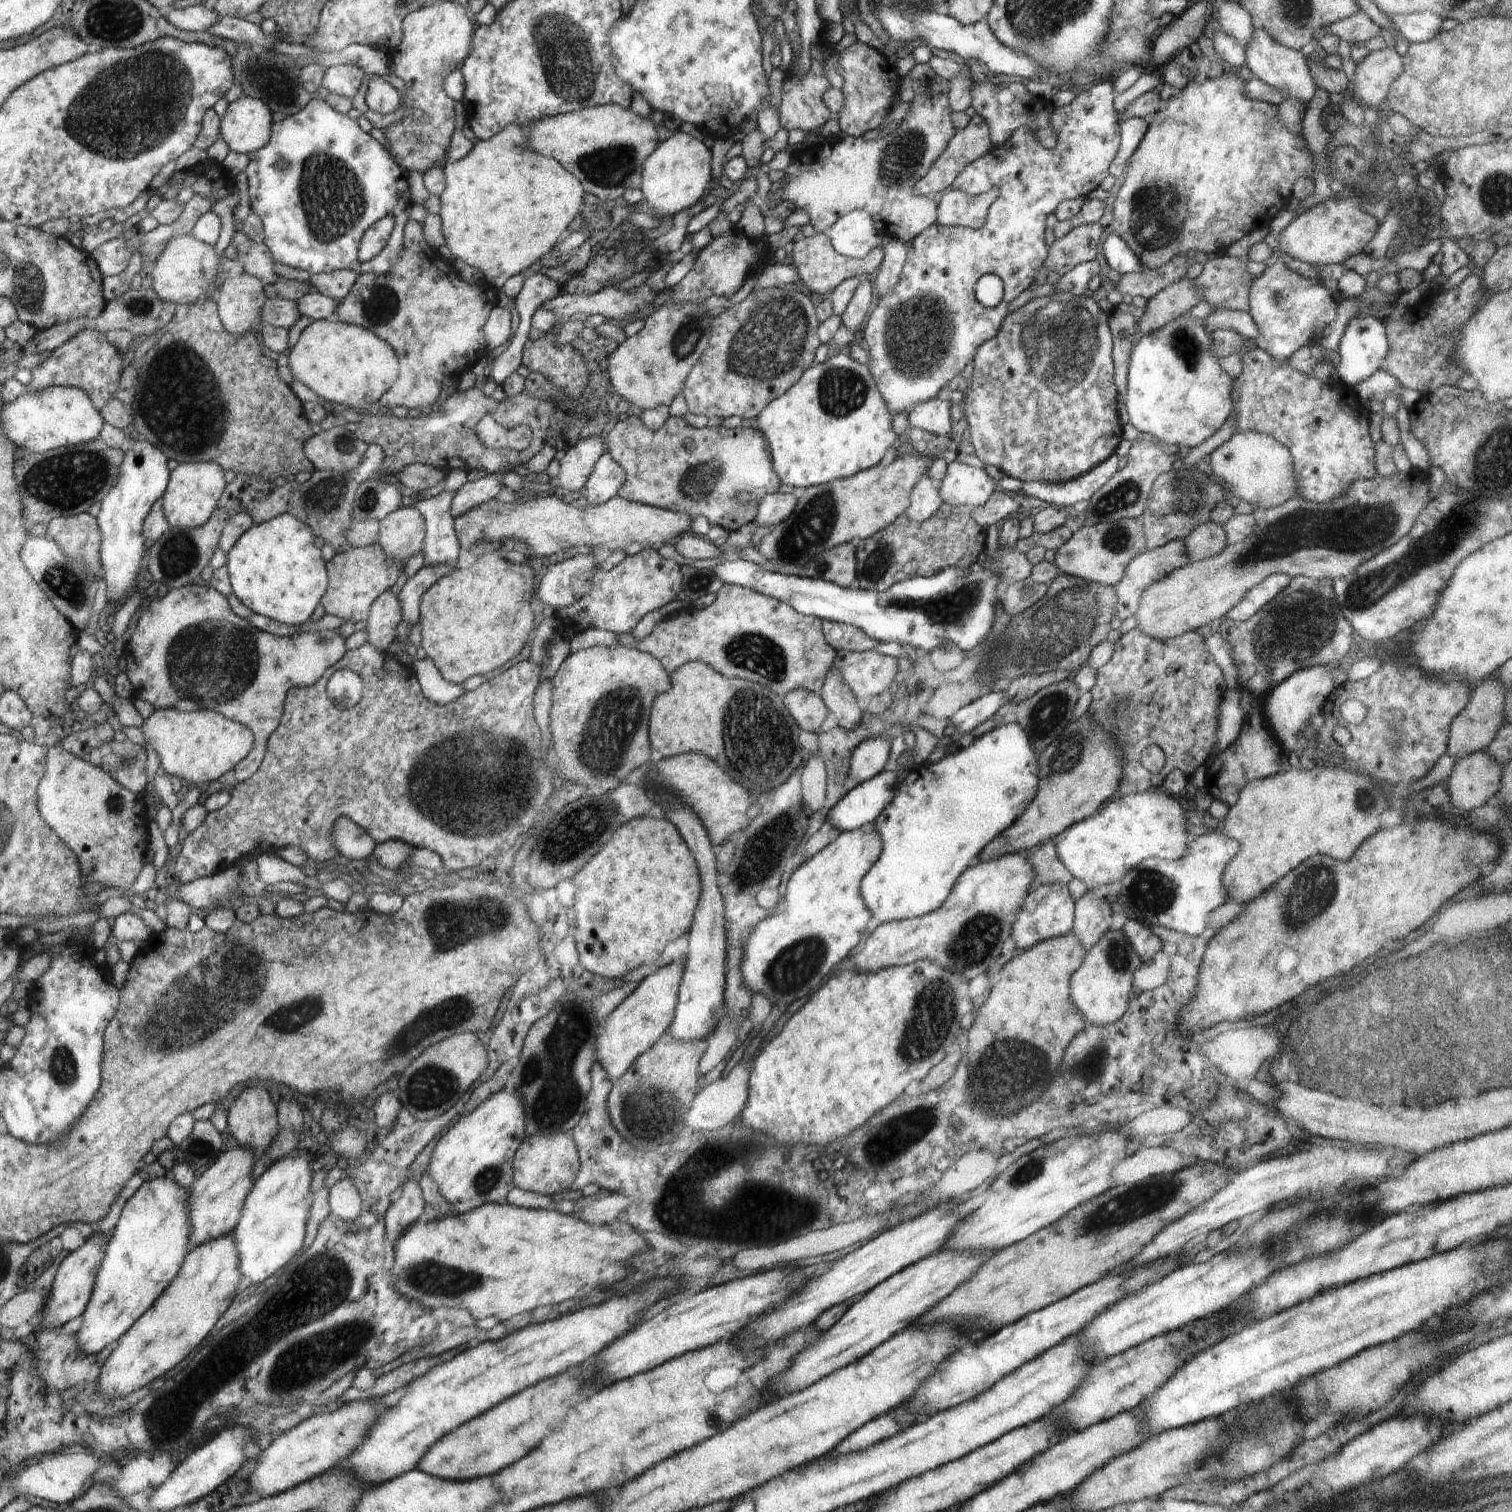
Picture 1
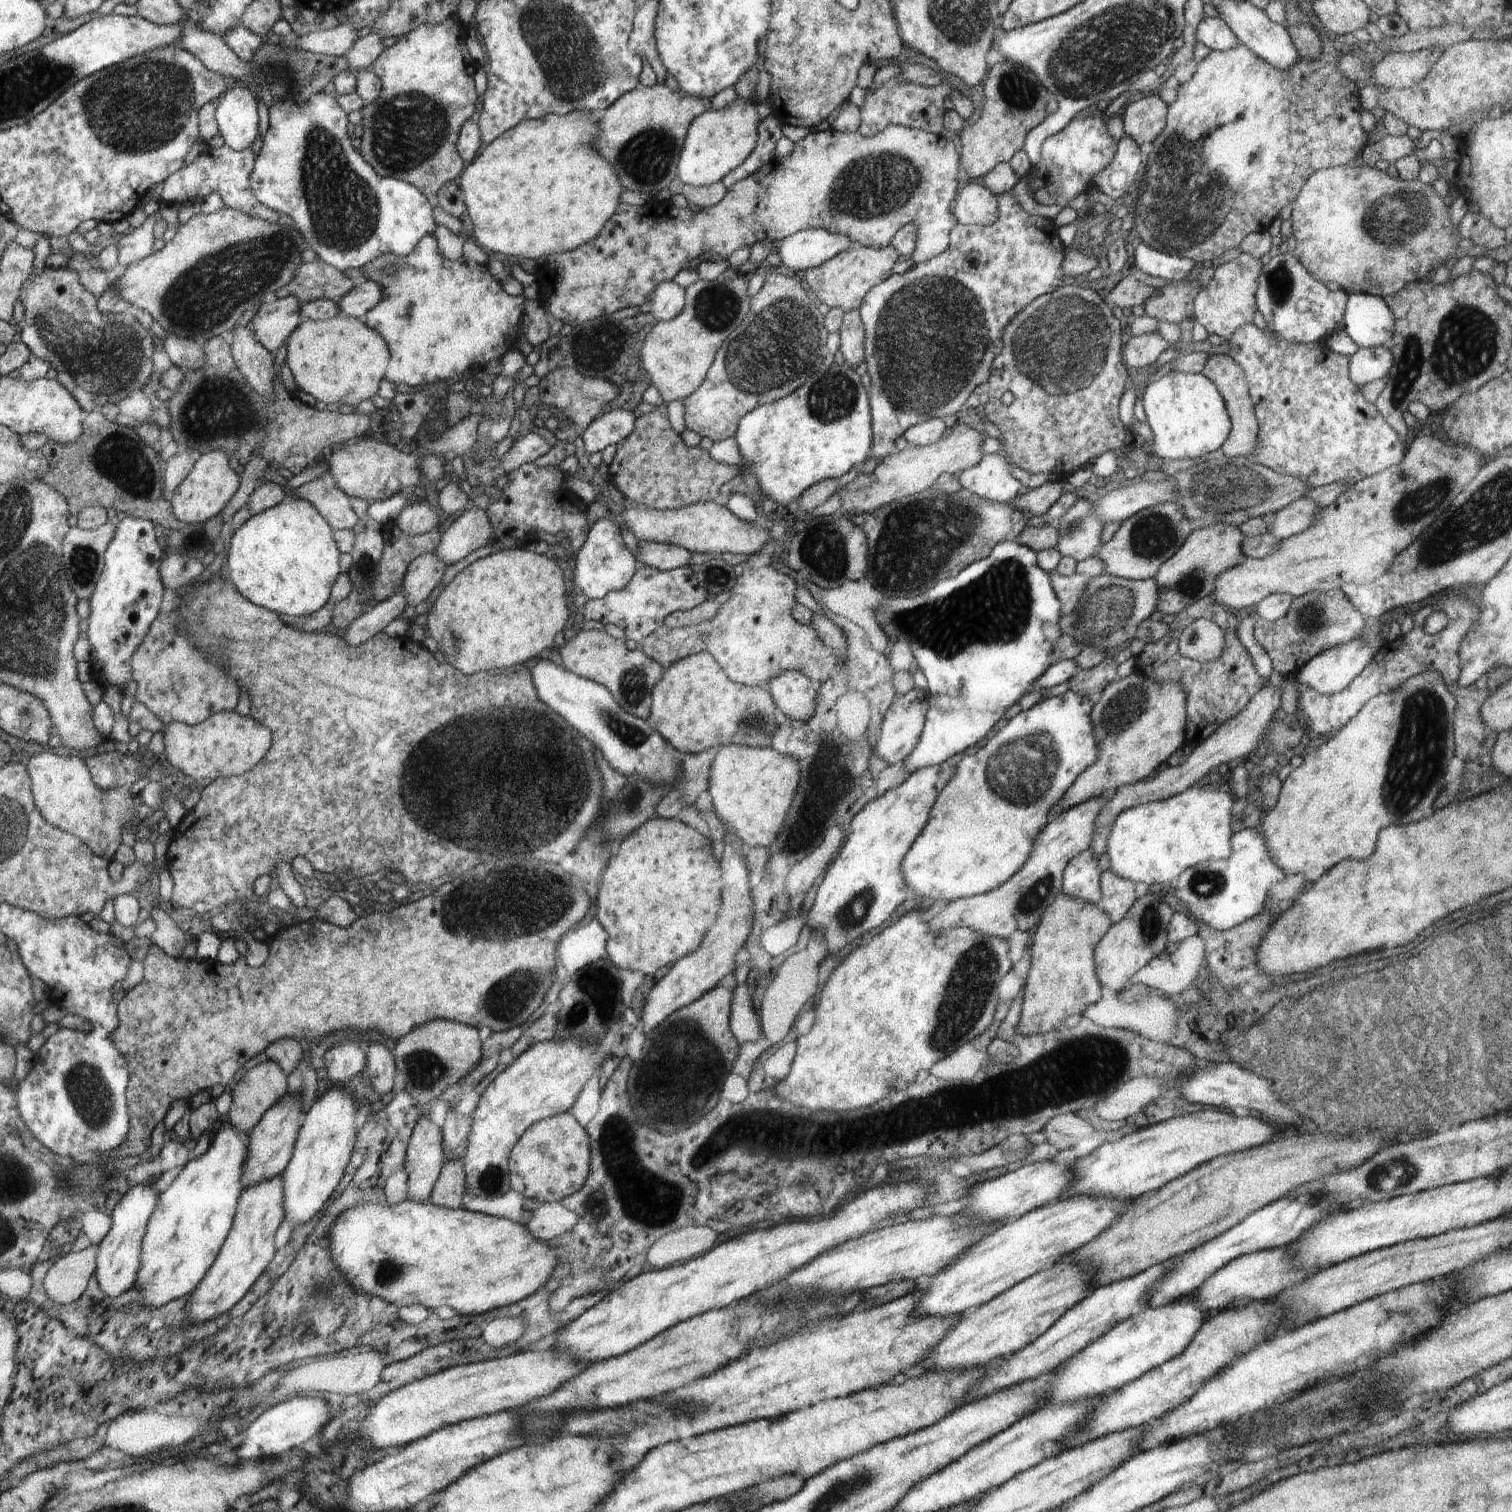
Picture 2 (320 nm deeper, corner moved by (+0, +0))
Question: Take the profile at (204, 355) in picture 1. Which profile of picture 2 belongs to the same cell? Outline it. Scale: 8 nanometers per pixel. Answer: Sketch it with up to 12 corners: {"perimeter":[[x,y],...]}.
{"perimeter":[[225,335],[166,401],[179,453],[260,456],[296,476],[366,414],[266,401]]}

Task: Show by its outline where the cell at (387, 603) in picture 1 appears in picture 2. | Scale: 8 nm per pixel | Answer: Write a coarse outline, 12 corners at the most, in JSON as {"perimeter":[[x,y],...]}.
{"perimeter":[[422,554],[406,570],[406,606],[428,599],[440,585],[446,564]]}

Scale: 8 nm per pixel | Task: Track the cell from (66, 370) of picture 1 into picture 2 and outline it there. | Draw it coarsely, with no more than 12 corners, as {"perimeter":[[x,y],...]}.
{"perimeter":[[78,272],[24,280],[18,328],[87,414],[152,374],[152,336]]}

